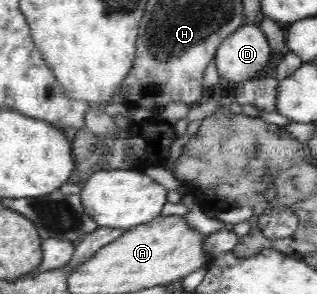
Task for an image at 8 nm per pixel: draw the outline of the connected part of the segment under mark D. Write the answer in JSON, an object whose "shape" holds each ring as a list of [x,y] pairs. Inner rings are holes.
{"shape":[[[244,25],[216,48],[214,61],[221,78],[239,84],[258,79],[268,70],[271,55],[266,33],[257,25]]]}

